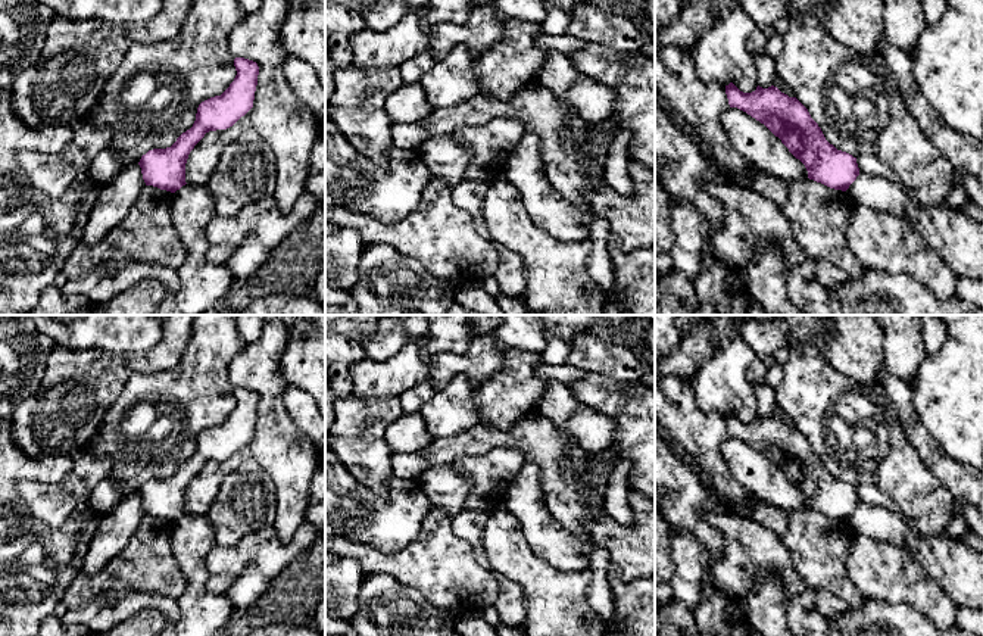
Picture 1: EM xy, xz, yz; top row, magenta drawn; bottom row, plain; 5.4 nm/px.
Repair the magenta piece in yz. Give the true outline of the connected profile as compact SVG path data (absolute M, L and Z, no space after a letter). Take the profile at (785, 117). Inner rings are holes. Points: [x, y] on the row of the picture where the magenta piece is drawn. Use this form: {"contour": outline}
{"contour": "M725 85L730 107L737 107L764 124L789 152L799 159L808 178L830 188L846 191L859 175L856 158L830 144L808 109L777 87L740 91Z"}

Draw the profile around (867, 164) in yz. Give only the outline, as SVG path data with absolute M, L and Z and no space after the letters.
M859 155L856 158L856 163L858 163L859 172L883 177L892 184L902 187L908 194L911 194L911 190L902 183L898 174L884 162L881 162L879 158L873 155Z

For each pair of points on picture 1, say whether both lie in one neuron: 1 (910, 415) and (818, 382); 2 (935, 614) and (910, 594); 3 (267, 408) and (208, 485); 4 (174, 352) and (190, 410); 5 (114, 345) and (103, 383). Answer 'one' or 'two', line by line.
1: two
2: one
3: one
4: two
5: two

